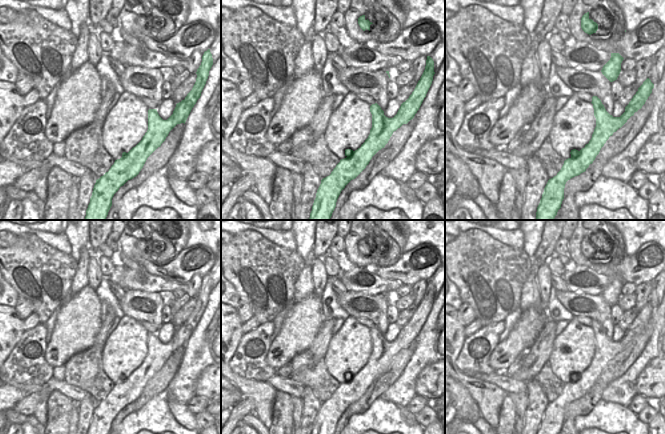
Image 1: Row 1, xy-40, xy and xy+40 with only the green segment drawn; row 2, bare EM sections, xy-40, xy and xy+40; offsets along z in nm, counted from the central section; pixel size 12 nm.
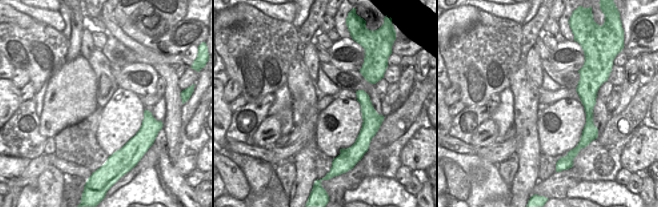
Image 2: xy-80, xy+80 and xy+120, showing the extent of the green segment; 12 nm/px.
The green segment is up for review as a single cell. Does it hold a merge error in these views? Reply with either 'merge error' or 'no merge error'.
no merge error

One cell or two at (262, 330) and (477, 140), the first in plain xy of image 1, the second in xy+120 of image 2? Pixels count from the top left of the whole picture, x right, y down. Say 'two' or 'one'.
two

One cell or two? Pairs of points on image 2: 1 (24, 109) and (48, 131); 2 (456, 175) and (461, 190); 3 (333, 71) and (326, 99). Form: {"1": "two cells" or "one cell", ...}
{"1": "two cells", "2": "one cell", "3": "two cells"}

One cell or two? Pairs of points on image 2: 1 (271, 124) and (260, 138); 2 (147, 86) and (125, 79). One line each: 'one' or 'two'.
1: one
2: one

